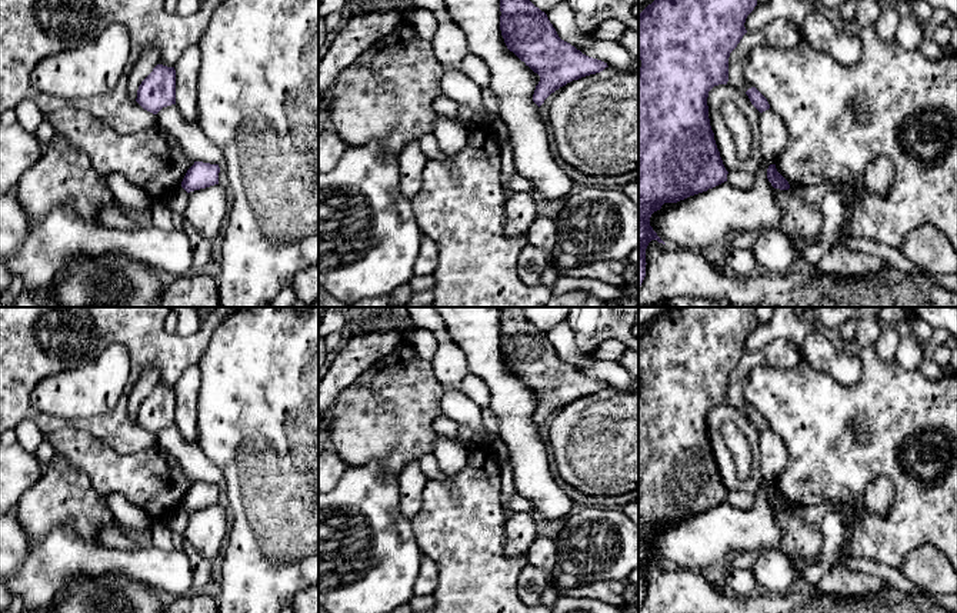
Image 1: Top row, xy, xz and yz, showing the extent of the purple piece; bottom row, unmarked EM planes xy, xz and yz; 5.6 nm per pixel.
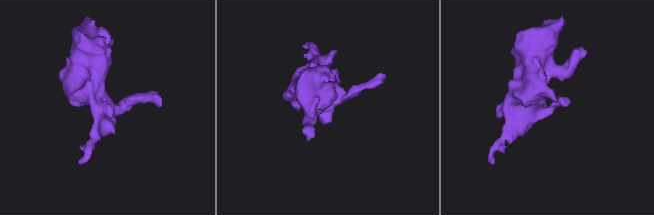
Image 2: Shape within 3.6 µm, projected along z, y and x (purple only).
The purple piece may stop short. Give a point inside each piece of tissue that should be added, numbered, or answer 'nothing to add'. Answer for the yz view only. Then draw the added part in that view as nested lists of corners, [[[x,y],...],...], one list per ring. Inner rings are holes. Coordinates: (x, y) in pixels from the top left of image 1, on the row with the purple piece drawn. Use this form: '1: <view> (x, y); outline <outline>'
nothing to add

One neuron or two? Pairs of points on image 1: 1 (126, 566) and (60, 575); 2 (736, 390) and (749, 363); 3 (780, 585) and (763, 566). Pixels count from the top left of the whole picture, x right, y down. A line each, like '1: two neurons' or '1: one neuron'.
1: one neuron
2: one neuron
3: one neuron

